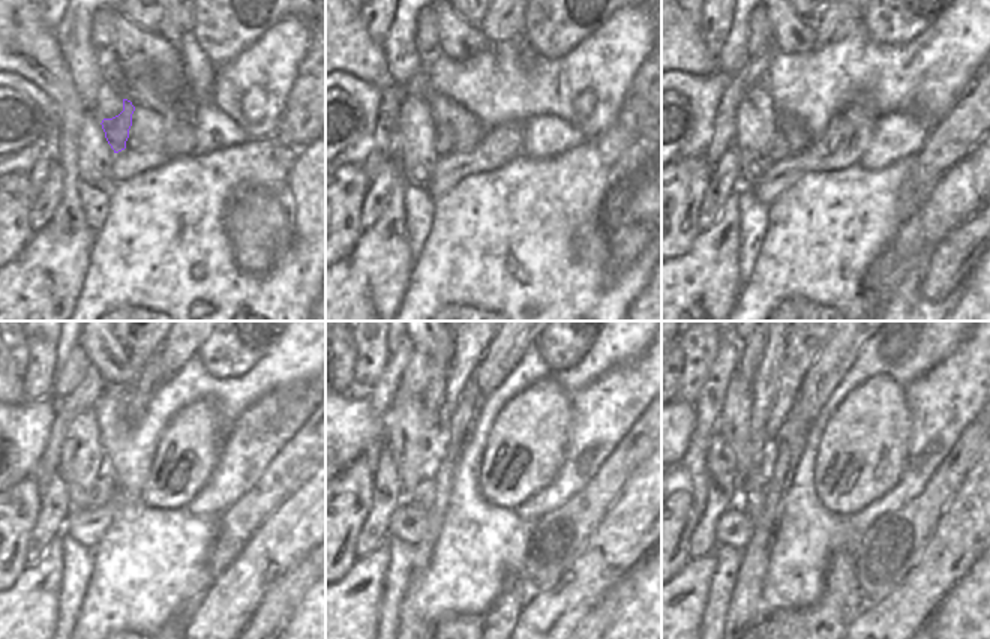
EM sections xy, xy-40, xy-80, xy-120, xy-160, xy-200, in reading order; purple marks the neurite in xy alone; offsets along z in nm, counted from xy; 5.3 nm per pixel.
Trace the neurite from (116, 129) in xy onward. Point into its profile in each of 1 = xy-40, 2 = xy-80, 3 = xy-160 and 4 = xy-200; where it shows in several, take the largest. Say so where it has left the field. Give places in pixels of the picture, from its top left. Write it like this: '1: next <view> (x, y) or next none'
1: next xy-40 (444, 140)
2: next xy-80 (779, 146)
3: next xy-160 (423, 497)
4: next xy-200 (755, 497)

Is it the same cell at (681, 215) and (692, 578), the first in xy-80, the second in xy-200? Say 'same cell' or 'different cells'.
different cells

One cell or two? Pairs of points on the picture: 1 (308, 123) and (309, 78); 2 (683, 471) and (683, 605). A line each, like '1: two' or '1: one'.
1: one
2: two

